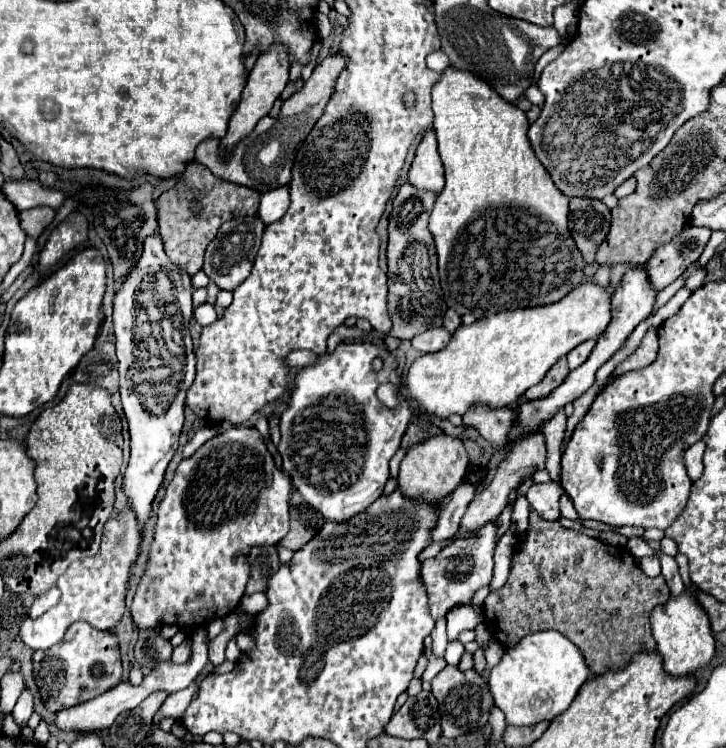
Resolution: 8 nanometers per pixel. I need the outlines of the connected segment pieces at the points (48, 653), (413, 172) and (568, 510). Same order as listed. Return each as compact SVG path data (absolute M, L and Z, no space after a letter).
M74 622L62 642L54 644L48 650L36 650L32 654L32 670L46 710L58 712L78 706L122 682L118 636L114 632L90 628L86 622Z
M432 128L424 134L424 138L416 148L414 162L408 170L408 180L420 190L432 190L436 194L444 186L444 166L438 154L436 134Z
M563 494L561 496L559 504L561 515L573 521L580 520L572 504L572 501L570 500L570 498L568 498L567 494Z

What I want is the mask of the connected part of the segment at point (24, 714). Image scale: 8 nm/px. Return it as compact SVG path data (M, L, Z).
M24 690L22 696L18 698L16 706L14 706L12 716L14 716L16 724L18 724L20 728L24 728L26 722L28 722L28 718L30 718L30 714L32 714L32 694L30 694L28 690Z

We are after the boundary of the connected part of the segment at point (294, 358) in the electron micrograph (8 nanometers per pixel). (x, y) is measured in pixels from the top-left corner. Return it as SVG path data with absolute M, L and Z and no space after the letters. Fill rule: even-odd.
M294 350L294 352L288 352L284 362L286 366L290 368L300 368L300 366L308 366L308 364L314 364L316 362L316 354L314 352L308 352L308 350Z

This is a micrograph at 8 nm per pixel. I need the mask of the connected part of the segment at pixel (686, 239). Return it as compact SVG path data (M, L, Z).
M686 226L674 240L658 246L646 262L646 274L656 292L672 284L696 258L702 254L710 240L708 228Z

